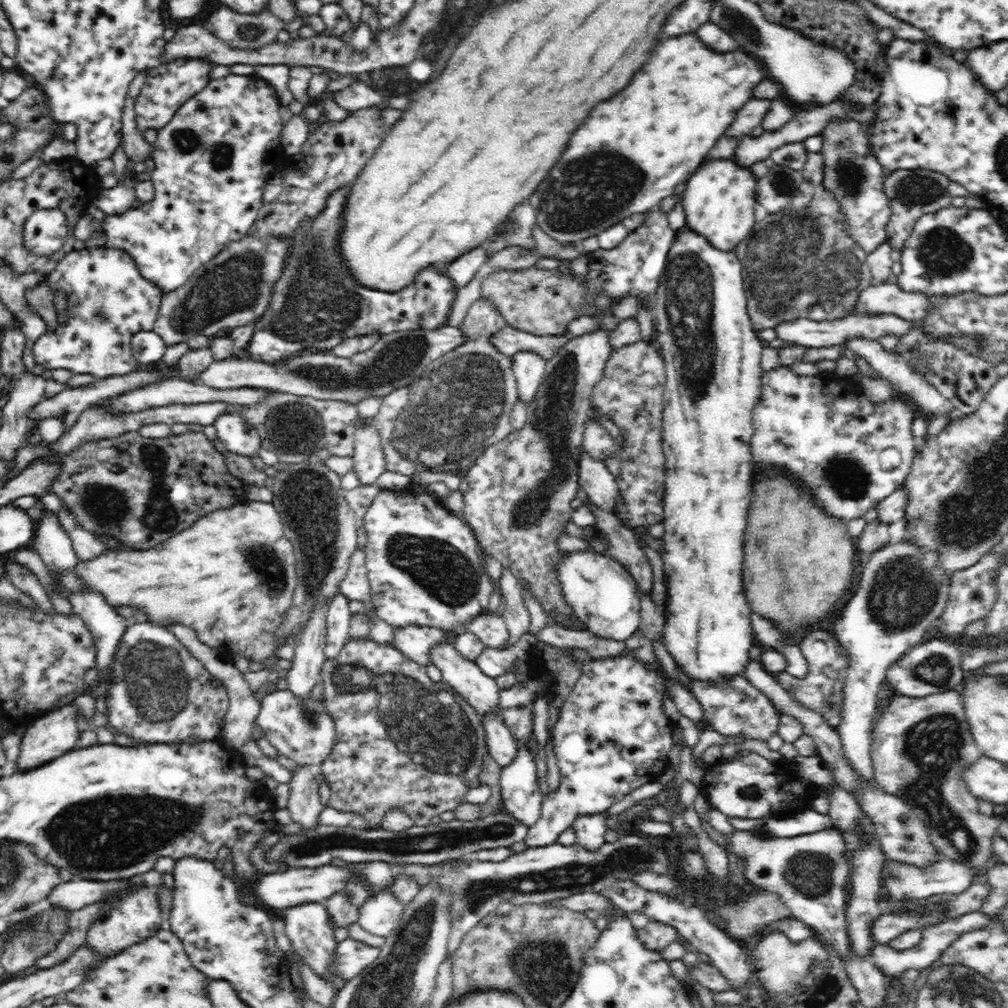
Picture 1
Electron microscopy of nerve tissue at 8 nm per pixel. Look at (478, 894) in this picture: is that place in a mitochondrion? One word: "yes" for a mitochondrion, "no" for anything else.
yes

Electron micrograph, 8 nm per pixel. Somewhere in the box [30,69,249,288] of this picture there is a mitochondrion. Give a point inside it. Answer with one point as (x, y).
(220, 155)

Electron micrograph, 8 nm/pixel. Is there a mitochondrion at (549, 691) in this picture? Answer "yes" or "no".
no

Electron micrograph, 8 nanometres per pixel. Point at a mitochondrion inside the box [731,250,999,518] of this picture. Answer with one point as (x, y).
(846, 476)

